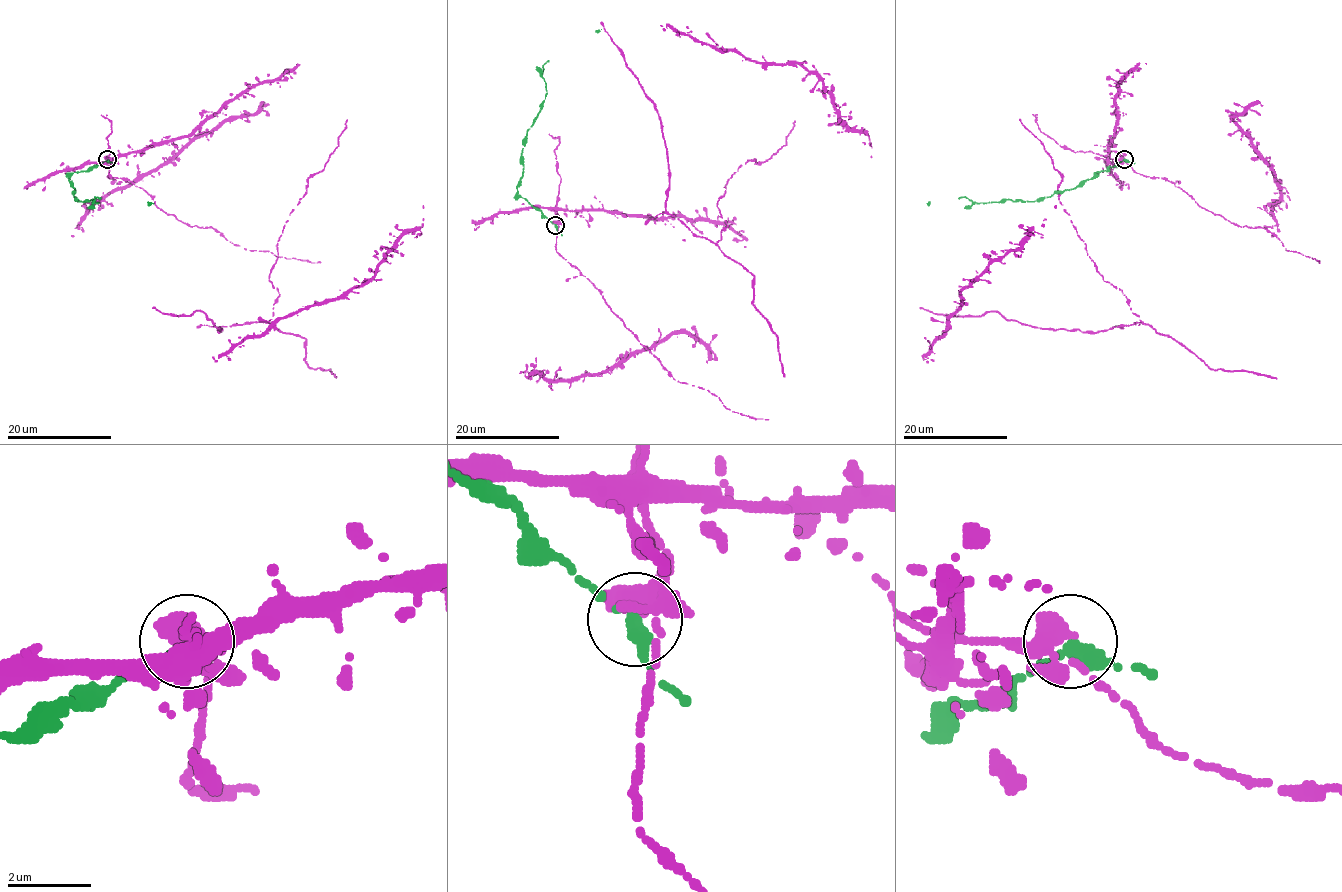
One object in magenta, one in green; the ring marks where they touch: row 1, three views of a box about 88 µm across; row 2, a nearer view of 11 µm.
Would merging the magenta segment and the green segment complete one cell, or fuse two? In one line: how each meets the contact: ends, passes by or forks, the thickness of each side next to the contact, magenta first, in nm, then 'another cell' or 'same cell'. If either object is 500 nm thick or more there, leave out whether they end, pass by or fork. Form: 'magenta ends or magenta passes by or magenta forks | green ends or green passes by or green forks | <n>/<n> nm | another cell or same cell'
magenta passes by | green ends | 400/380 nm | another cell

